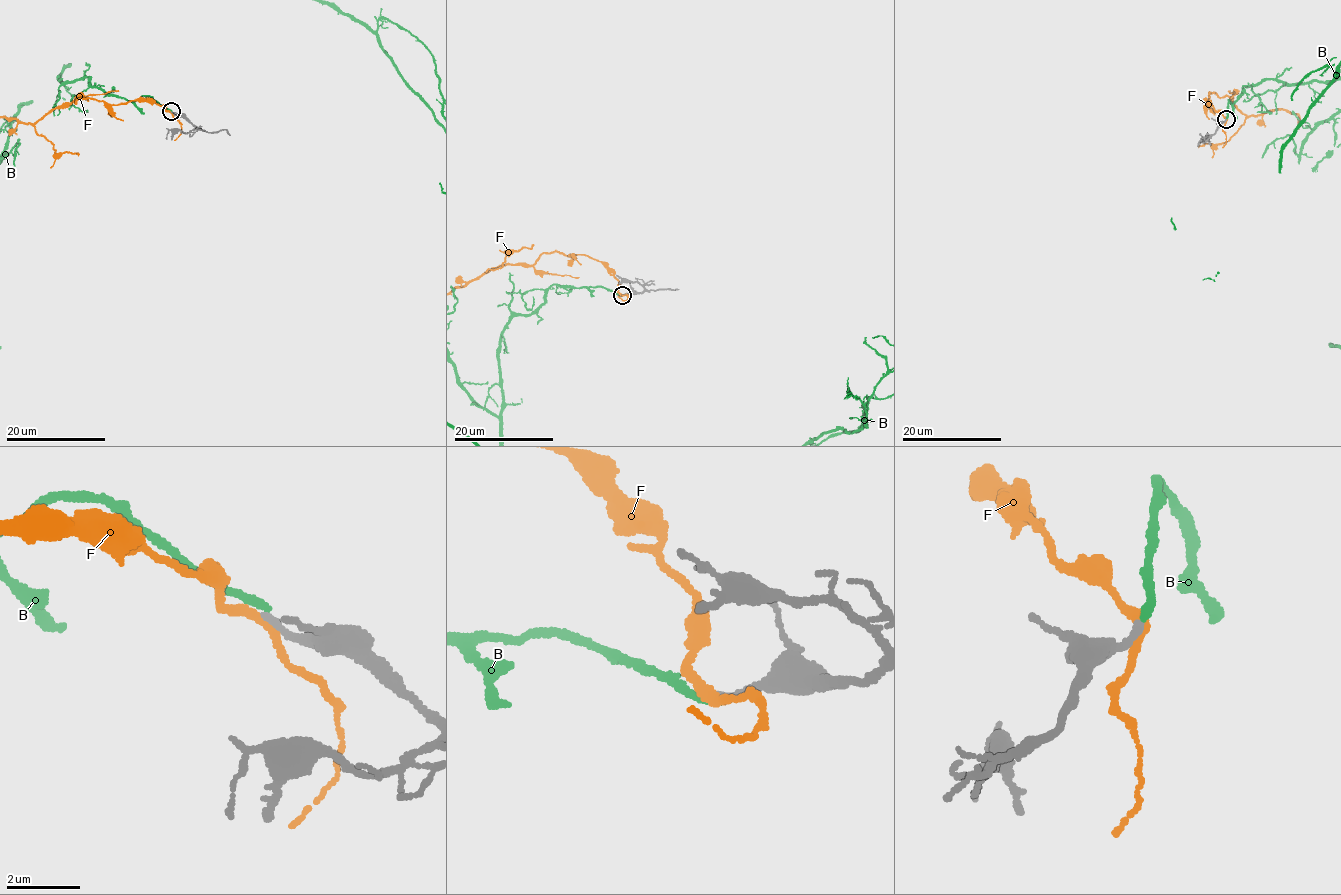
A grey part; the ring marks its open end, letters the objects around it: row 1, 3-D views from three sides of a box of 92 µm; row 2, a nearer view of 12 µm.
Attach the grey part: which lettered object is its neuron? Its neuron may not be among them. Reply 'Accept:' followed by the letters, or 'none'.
Accept: none

